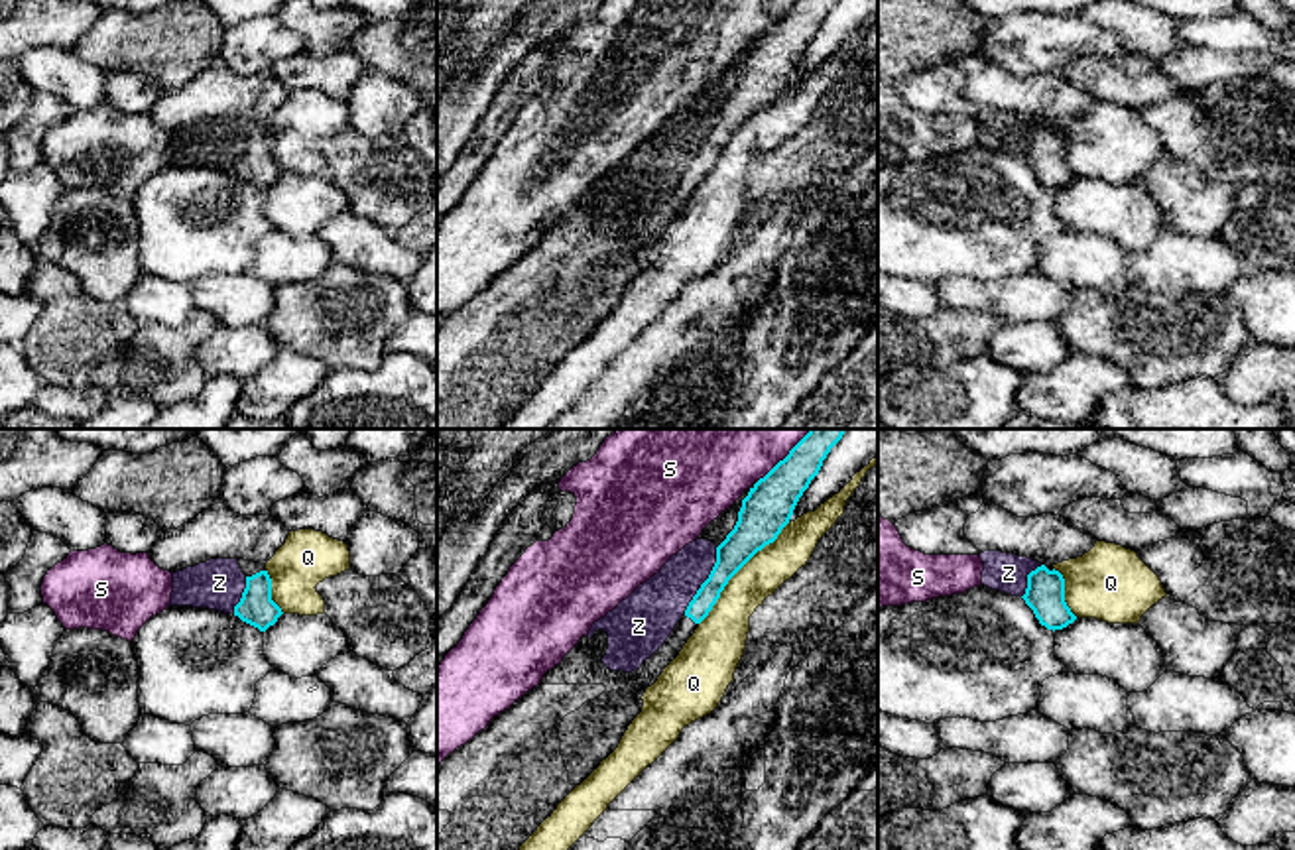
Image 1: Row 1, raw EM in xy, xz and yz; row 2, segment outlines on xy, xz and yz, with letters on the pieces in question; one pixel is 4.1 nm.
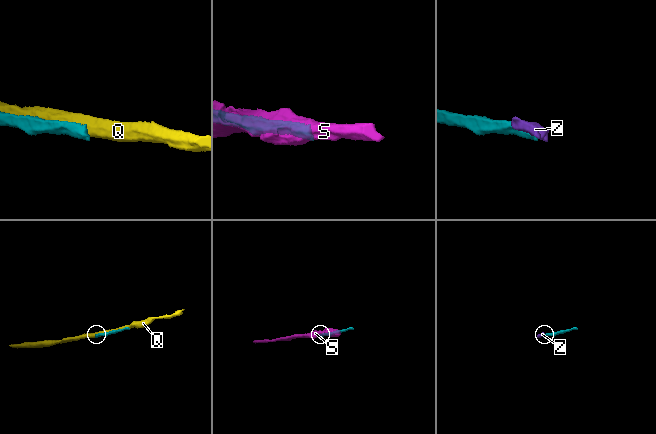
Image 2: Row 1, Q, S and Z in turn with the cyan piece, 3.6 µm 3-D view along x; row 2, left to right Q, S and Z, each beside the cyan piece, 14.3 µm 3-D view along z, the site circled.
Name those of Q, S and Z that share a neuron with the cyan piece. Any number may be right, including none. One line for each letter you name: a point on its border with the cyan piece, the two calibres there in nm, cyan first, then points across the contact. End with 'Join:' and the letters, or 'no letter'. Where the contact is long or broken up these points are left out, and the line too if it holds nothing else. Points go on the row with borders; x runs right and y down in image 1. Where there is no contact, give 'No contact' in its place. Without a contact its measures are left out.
Z: Touches cyan at xz (705, 581). Thickness 140 nm (cyan) against 220 nm. Path across: xz (746, 538), (705, 581), (676, 589), (656, 607)
Join: Z

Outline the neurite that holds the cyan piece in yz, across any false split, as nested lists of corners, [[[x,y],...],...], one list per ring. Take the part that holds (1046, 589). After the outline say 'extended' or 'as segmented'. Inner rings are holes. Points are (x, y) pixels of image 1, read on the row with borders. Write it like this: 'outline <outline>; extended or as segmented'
outline [[[1002,551],[980,553],[982,584],[1012,596],[1021,596],[1047,630],[1063,630],[1077,620],[1065,602],[1065,578],[1059,571]]]; extended

